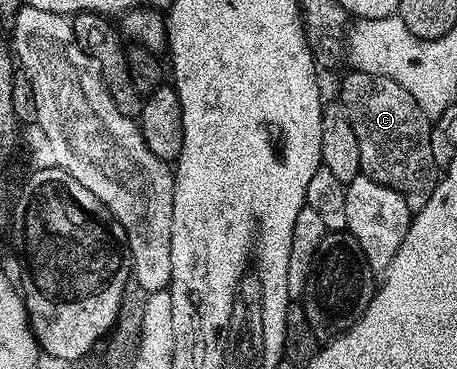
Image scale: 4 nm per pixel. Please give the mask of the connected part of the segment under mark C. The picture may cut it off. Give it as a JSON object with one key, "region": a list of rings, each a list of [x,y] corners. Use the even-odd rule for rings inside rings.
{"region":[[[357,71],[348,73],[342,81],[340,100],[348,111],[352,131],[356,131],[356,143],[360,143],[362,173],[376,179],[376,183],[390,185],[396,192],[405,195],[407,198],[415,199],[414,197],[418,196],[418,198],[421,198],[432,185],[429,169],[433,170],[435,168],[431,144],[429,143],[431,118],[426,117],[420,103],[395,79],[380,74],[366,74]]]}

